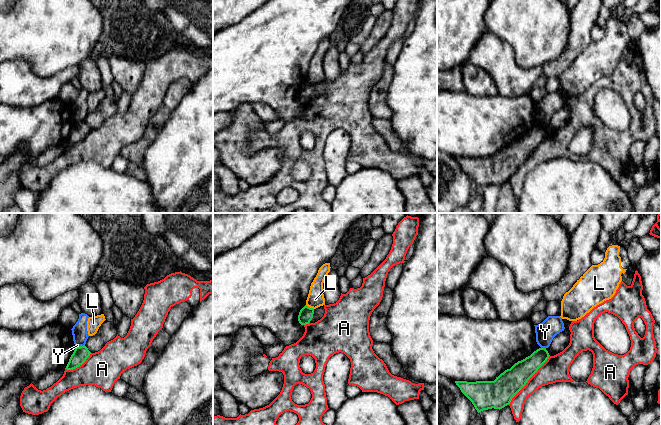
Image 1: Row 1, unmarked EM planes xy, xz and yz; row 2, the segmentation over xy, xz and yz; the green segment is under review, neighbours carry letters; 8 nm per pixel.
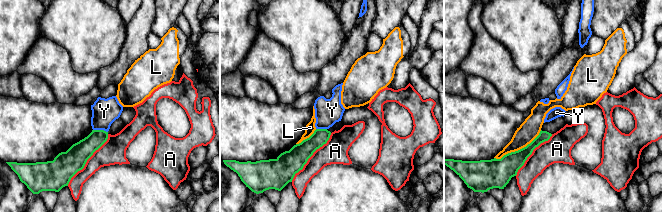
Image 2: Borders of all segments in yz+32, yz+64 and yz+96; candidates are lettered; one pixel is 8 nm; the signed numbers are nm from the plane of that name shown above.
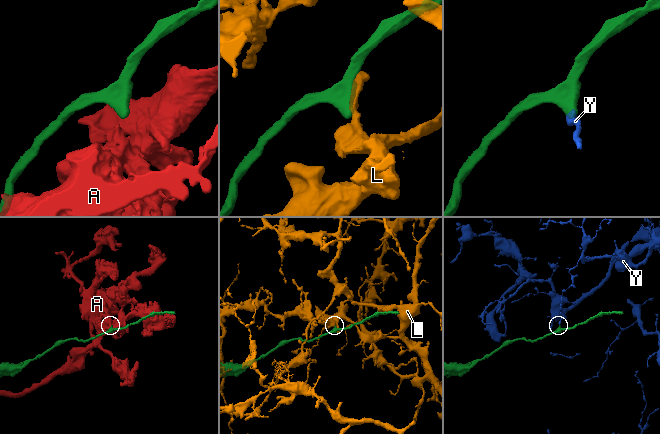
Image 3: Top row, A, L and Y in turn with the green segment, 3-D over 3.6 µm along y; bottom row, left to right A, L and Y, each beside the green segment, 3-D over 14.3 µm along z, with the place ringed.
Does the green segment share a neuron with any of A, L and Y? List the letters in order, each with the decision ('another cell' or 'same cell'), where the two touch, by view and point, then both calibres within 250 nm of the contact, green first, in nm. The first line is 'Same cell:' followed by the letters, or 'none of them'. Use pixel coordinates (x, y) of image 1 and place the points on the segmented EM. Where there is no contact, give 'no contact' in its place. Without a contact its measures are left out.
Same cell: none of them
A: another cell; meets green in yz at (528, 379); 220 nm thick on the green side, 200 nm on the other
L: another cell; meets green in xz at (309, 307); 110 nm thick on the green side, 140 nm on the other
Y: another cell; meets green in xy at (80, 346); 120 nm thick on the green side, 130 nm on the other

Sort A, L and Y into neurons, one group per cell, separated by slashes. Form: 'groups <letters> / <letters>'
groups A / L / Y

